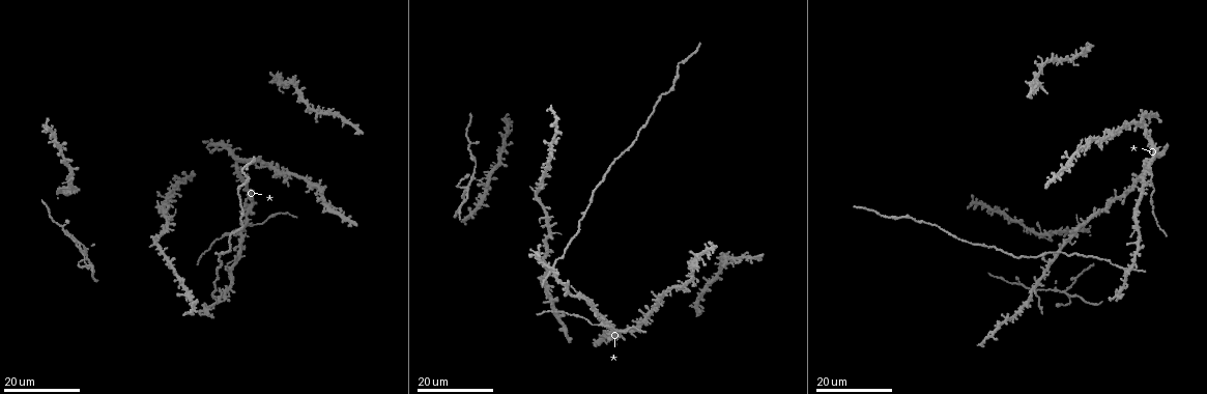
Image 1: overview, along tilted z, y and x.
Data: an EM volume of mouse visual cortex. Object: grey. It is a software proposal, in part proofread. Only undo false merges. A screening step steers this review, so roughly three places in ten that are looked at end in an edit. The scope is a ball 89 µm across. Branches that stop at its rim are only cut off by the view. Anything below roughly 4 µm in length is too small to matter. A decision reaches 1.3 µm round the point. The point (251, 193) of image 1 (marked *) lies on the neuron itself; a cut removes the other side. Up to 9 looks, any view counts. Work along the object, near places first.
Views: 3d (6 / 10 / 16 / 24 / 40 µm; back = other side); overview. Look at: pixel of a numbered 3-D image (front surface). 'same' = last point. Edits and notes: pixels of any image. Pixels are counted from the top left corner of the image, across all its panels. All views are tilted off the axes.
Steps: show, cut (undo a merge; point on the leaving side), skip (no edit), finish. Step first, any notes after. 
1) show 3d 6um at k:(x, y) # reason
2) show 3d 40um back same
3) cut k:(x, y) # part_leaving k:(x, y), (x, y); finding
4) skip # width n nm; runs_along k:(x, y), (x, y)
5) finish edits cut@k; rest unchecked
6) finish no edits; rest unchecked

show 3d 24um at 1:(320, 112) # arms run side by side

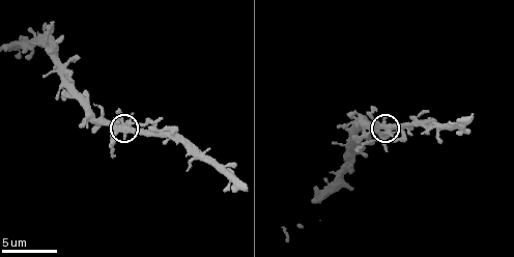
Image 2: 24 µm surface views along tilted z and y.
show 3d 6um at 2:(121, 131)

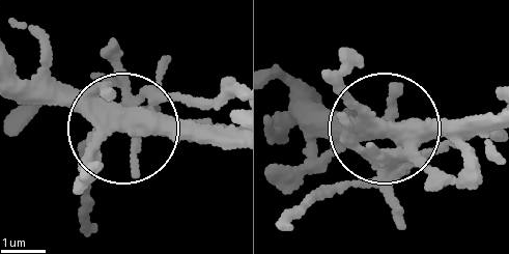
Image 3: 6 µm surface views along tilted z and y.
cut 3:(168, 59) # a second neuron is stuck on

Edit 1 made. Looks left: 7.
show overview

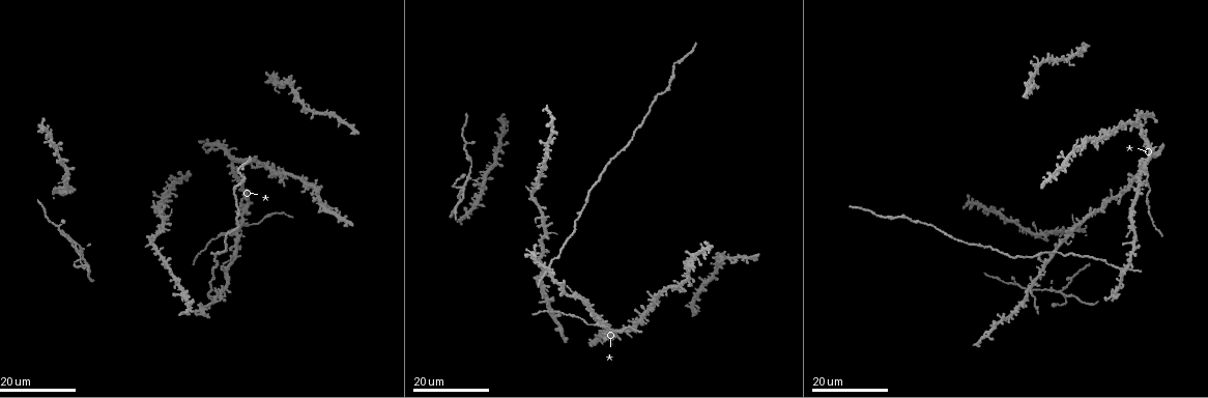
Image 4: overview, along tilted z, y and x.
show 3d 24um at 4:(149, 243)

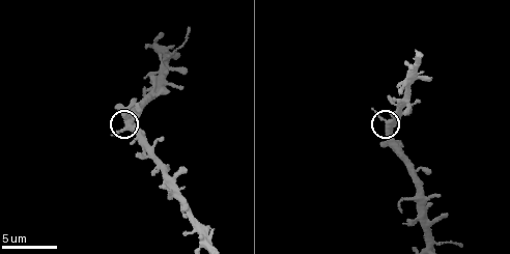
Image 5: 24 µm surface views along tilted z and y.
show 3d 6um at 5:(129, 127)

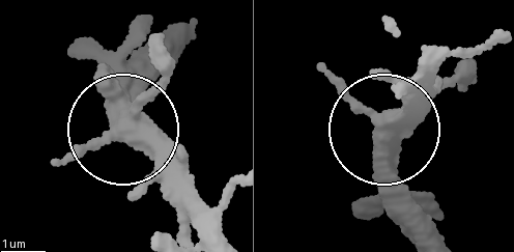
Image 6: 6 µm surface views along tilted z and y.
show 3d 6um back at 6:(390, 118)

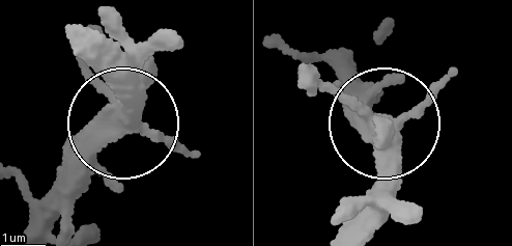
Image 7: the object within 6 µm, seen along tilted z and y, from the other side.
skip # arms 4; runs_along 7:(78, 53), (129, 115), (40, 199); continuous, no second neuron

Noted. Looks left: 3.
show 3d 24um at 4:(73, 243) # a fork

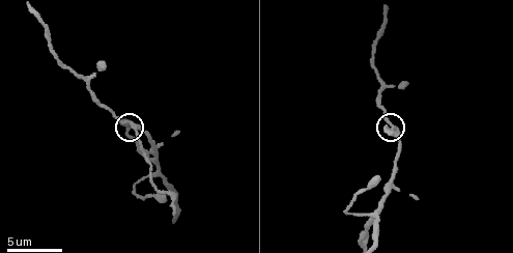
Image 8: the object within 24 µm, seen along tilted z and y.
show 3d 10um at 8:(135, 128)

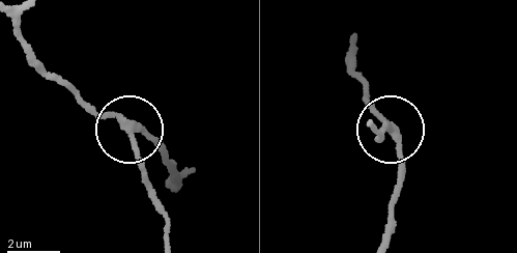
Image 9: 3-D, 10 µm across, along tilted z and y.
cut 9:(139, 161) # arms 3; a second neuron is stuck on

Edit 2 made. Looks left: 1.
finish edits cut@3, cut@9; rest unchecked

